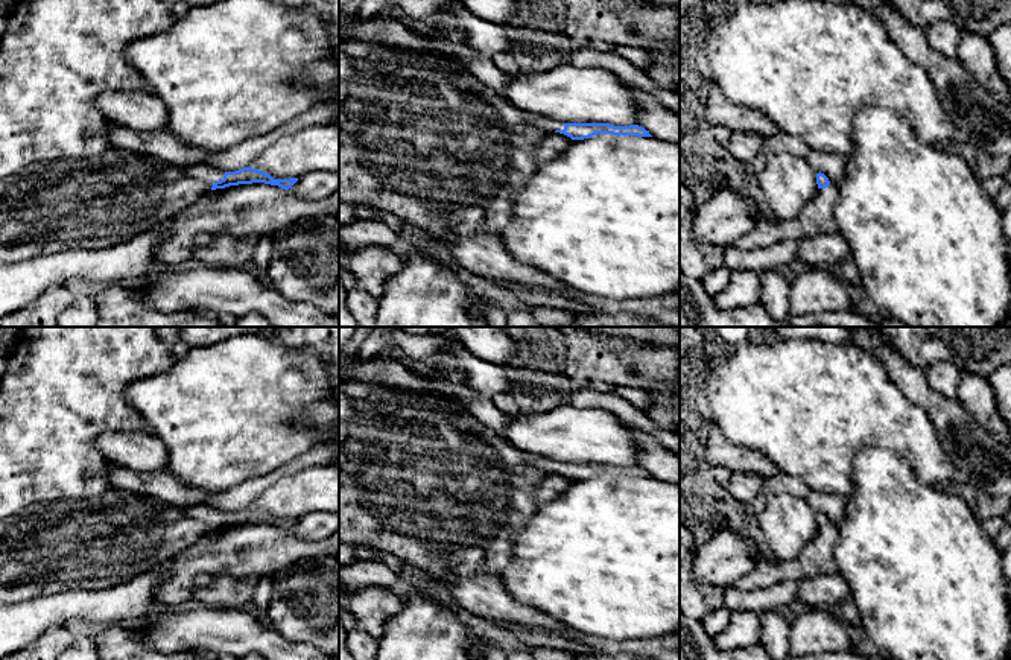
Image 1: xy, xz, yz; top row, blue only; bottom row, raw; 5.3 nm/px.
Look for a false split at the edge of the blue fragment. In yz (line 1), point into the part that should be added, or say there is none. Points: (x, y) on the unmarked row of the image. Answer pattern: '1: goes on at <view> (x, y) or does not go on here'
1: does not go on here

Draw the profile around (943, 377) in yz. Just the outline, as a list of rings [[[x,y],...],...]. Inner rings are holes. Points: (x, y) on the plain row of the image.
[[[937,362],[924,368],[926,380],[938,394],[956,398],[961,371],[947,362]]]

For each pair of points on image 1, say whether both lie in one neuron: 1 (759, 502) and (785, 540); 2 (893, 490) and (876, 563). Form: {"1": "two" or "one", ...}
{"1": "two", "2": "one"}

